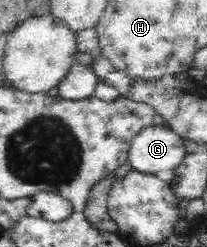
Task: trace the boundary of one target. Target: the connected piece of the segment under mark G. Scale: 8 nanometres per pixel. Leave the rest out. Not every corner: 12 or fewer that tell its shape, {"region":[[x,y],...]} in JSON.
{"region":[[166,124],[143,129],[130,142],[132,171],[176,170],[185,139]]}

